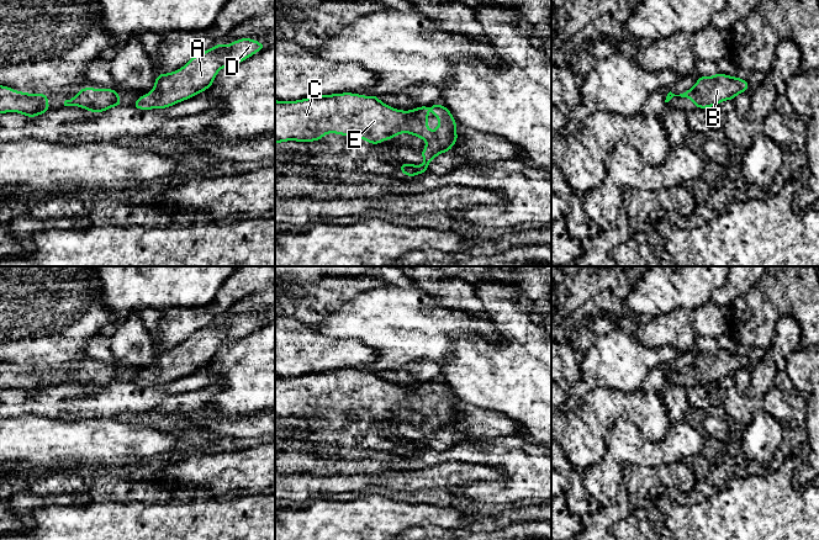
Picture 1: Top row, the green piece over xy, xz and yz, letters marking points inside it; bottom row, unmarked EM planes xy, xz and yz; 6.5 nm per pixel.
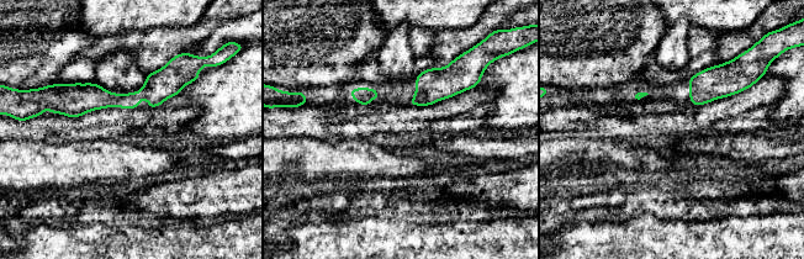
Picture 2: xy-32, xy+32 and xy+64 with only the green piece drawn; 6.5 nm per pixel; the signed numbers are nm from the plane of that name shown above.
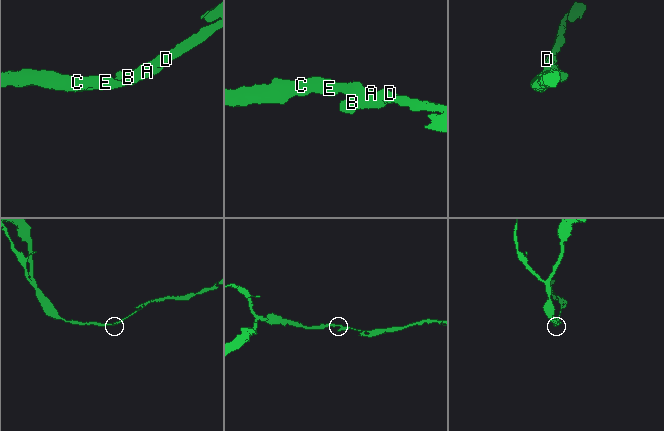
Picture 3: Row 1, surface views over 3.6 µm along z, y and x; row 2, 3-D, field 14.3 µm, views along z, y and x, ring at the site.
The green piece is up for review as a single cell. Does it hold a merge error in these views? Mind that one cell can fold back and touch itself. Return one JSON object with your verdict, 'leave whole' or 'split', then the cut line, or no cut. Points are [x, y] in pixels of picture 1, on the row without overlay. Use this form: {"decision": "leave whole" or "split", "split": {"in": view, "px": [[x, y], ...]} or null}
{"decision": "leave whole", "split": null}

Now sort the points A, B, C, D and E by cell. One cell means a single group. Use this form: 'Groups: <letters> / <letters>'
Groups: A B C D E

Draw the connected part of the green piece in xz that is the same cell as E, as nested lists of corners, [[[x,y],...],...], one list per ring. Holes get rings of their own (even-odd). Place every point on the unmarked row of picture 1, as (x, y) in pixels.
[[[352,369],[332,370],[332,371],[316,371],[316,372],[307,374],[307,375],[297,376],[297,377],[278,377],[278,376],[275,376],[275,420],[281,419],[281,418],[287,418],[287,417],[315,418],[315,417],[322,415],[323,412],[327,411],[327,409],[337,409],[337,411],[340,411],[340,412],[349,412],[349,413],[353,413],[353,414],[365,415],[365,417],[368,417],[369,419],[376,422],[376,420],[379,420],[379,419],[381,419],[381,418],[384,418],[384,417],[386,417],[386,415],[393,415],[393,414],[395,414],[397,411],[400,411],[400,409],[410,409],[410,411],[412,411],[412,412],[414,412],[414,413],[419,413],[419,414],[422,414],[422,415],[424,415],[424,417],[427,418],[426,424],[421,428],[421,432],[422,432],[422,434],[424,435],[424,440],[423,440],[423,441],[419,441],[419,443],[418,443],[418,441],[414,441],[414,440],[403,439],[402,441],[398,443],[398,445],[401,446],[402,450],[413,454],[413,452],[416,452],[416,451],[418,451],[418,450],[428,449],[428,440],[429,440],[437,432],[439,432],[439,430],[442,430],[442,429],[445,429],[445,428],[449,428],[449,427],[453,424],[453,422],[458,418],[456,398],[455,398],[453,391],[450,390],[449,385],[447,385],[445,382],[443,382],[443,381],[440,381],[440,380],[430,380],[429,382],[428,382],[428,381],[424,381],[424,382],[421,382],[421,383],[418,383],[418,385],[413,385],[413,386],[410,386],[410,387],[402,387],[402,386],[397,386],[397,385],[393,385],[393,383],[391,383],[391,382],[384,380],[382,377],[380,377],[380,376],[377,375],[376,371],[364,372],[364,371],[360,371],[360,370],[352,370]],[[429,382],[432,383],[434,392],[440,397],[440,399],[438,401],[438,403],[437,403],[433,408],[430,408],[430,407],[428,406],[428,383],[429,383]]]

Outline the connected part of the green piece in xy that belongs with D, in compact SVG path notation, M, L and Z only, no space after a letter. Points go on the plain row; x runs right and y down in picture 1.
M241 314L229 322L218 319L194 332L183 344L168 350L157 350L152 367L142 371L132 383L167 385L187 376L207 366L223 343L237 342L265 323L266 321L253 314Z

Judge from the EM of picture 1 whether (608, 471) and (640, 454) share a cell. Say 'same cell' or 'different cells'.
same cell

